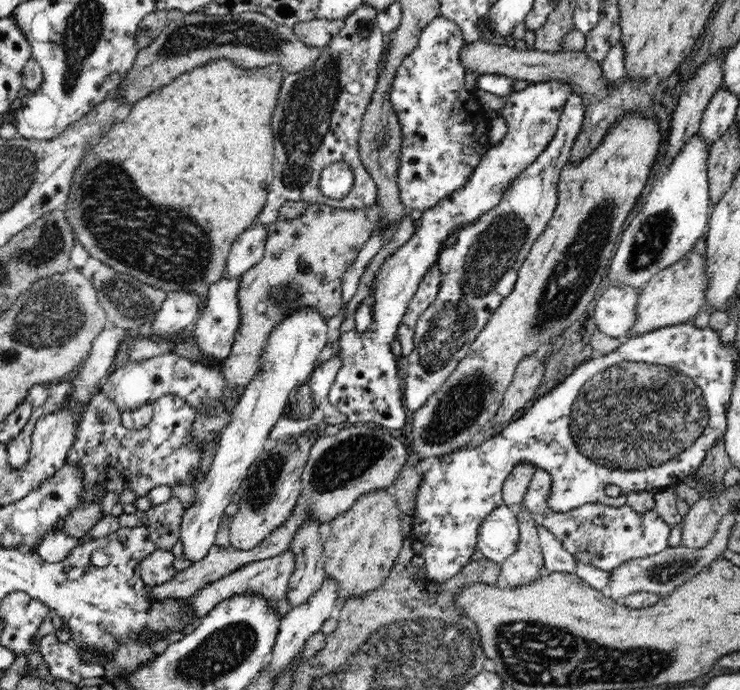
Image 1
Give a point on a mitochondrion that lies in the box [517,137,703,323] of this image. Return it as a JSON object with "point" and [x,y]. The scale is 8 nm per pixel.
{"point":[650,242]}

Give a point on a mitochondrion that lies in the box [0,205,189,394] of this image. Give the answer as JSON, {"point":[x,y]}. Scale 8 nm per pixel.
{"point":[52,315]}

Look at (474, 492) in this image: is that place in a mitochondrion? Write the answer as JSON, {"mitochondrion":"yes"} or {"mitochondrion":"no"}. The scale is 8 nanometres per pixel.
{"mitochondrion":"no"}

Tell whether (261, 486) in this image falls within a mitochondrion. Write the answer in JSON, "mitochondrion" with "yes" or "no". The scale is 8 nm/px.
{"mitochondrion":"yes"}

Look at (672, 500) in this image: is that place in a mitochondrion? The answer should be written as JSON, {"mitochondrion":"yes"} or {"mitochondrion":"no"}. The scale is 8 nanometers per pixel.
{"mitochondrion":"no"}

